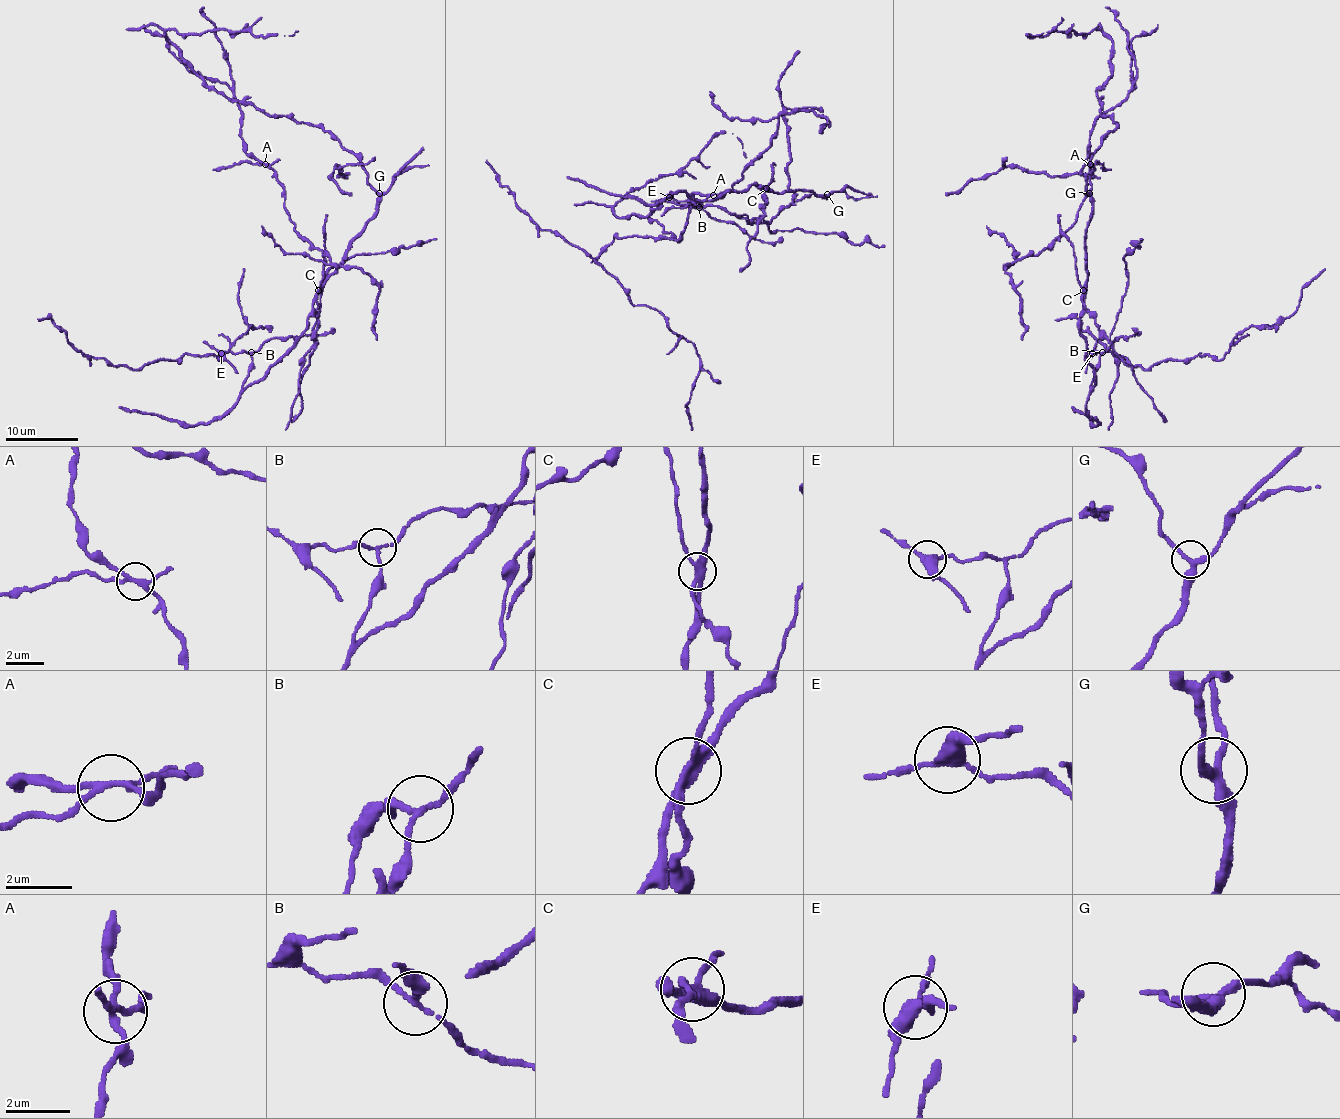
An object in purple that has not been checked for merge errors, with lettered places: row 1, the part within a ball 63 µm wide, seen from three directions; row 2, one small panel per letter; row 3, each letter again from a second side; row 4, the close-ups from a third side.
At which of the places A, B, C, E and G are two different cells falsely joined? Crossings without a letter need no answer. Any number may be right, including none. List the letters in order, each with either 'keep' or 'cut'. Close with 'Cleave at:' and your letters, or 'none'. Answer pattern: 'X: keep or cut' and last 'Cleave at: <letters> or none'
A: cut
B: keep
C: cut
E: cut
G: keep
Cleave at: A, C, E

